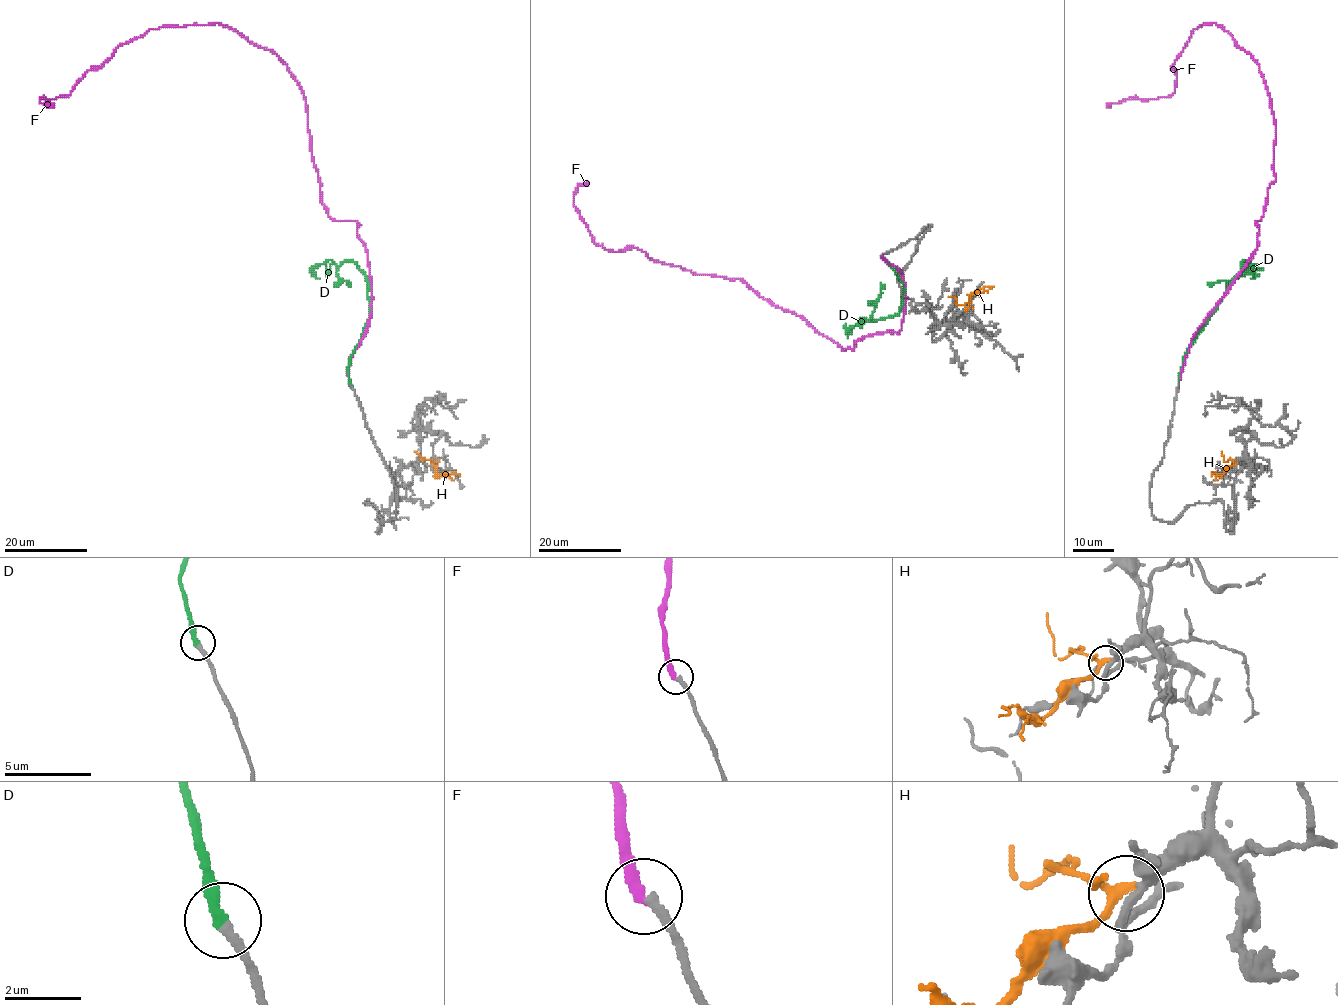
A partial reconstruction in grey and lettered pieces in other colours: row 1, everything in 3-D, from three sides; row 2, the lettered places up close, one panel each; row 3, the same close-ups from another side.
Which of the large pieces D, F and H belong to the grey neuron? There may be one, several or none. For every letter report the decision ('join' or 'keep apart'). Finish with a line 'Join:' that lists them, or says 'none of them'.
D: join
F: keep apart
H: keep apart
Join: D

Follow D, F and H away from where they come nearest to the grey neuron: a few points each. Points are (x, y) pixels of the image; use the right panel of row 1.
D: (1178, 386), (1184, 354), (1244, 260), (1245, 266), (1242, 260), (1254, 266), (1250, 279)
F: (1178, 387), (1191, 337), (1257, 245), (1275, 180), (1270, 96), (1215, 23), (1191, 32), (1171, 95), (1106, 106)
H: (1235, 462), (1220, 475), (1214, 472), (1211, 475)

